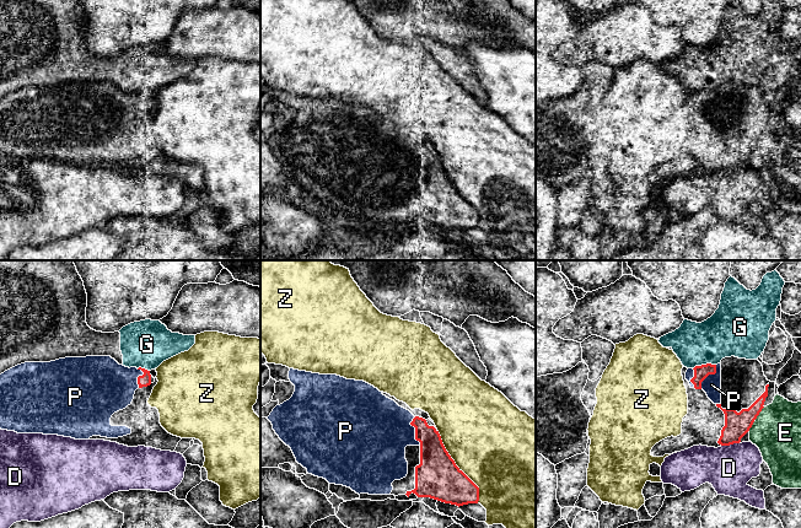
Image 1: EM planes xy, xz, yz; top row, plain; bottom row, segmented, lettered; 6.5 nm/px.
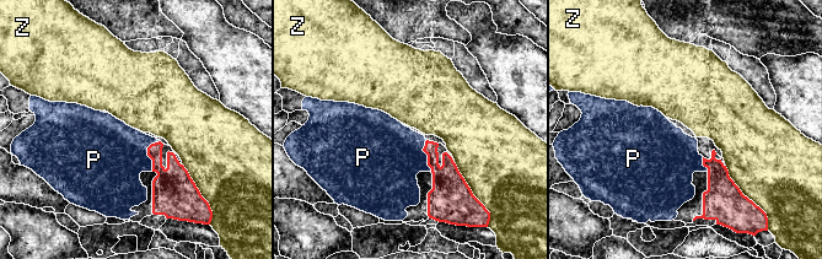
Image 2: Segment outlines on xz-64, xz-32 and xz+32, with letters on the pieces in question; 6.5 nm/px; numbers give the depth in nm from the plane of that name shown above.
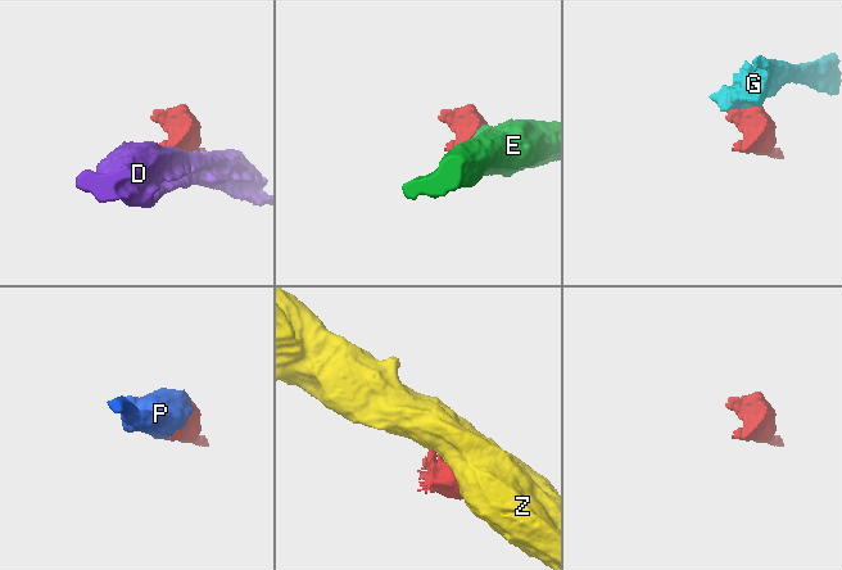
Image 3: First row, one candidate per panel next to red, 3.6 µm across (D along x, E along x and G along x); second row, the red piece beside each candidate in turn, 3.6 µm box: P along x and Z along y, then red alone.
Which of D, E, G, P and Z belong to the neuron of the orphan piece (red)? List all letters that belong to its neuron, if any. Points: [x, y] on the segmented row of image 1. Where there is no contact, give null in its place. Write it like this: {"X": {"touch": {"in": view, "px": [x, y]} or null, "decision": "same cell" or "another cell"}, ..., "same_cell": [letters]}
{"D": {"touch": {"in": "yz", "px": [730, 443]}, "decision": "another cell"}, "E": {"touch": {"in": "yz", "px": [759, 411]}, "decision": "another cell"}, "G": {"touch": {"in": "yz", "px": [704, 365]}, "decision": "another cell"}, "P": {"touch": {"in": "xz", "px": [415, 431]}, "decision": "same cell"}, "Z": {"touch": {"in": "xz", "px": [457, 467]}, "decision": "another cell"}, "same_cell": ["P"]}

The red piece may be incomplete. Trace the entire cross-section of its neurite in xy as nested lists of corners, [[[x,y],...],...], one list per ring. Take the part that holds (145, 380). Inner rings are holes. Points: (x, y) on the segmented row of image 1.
[[[111,356],[25,362],[0,375],[0,429],[75,440],[88,440],[92,436],[123,437],[130,435],[131,429],[112,426],[112,415],[131,404],[138,388],[150,384],[150,371],[125,367]]]

